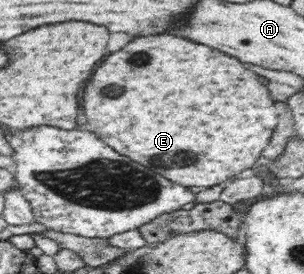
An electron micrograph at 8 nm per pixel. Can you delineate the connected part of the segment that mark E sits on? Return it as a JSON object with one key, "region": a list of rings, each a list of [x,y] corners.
{"region":[[[166,33],[136,37],[97,67],[82,95],[86,127],[120,155],[151,166],[154,172],[177,185],[186,188],[225,185],[244,169],[253,167],[276,129],[280,108],[260,77],[238,59],[206,45]]]}

